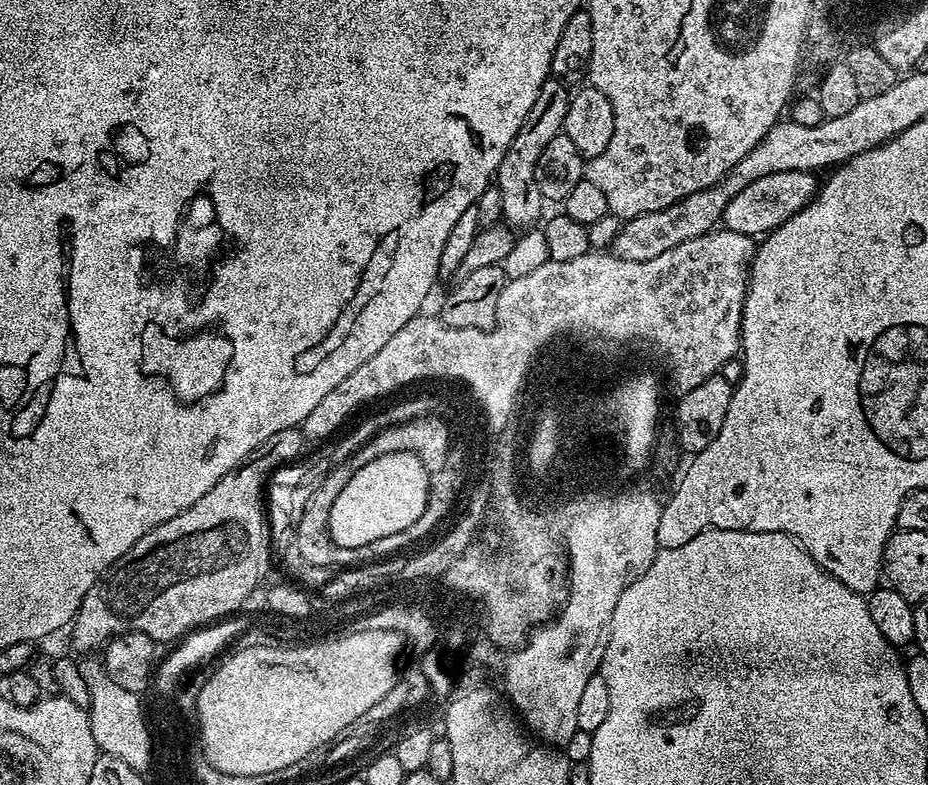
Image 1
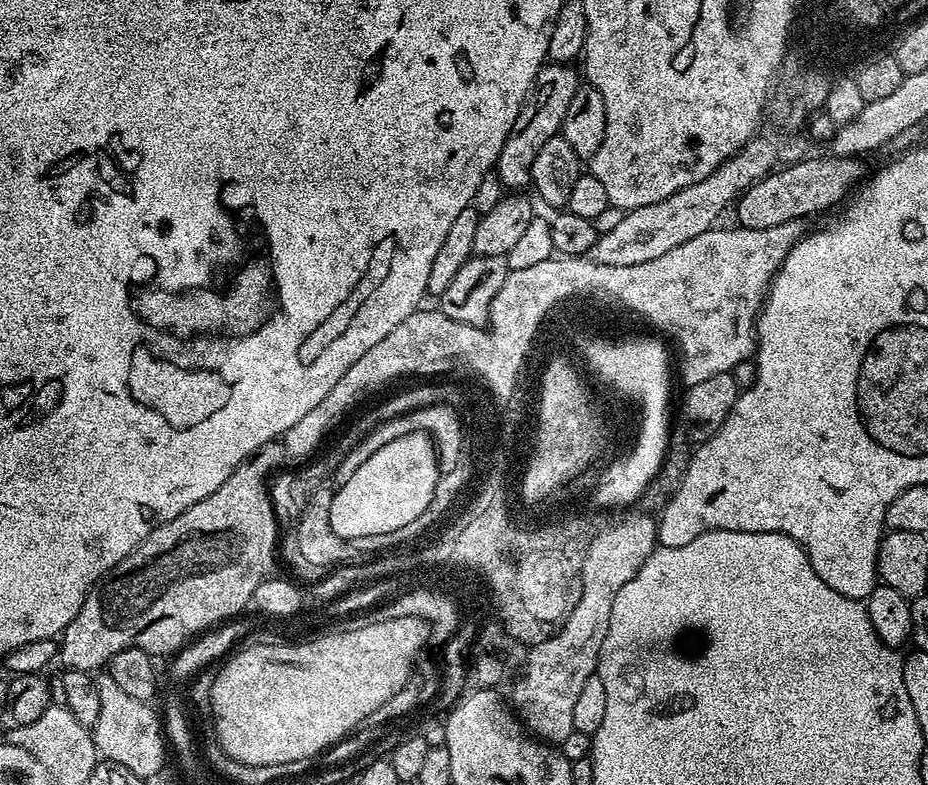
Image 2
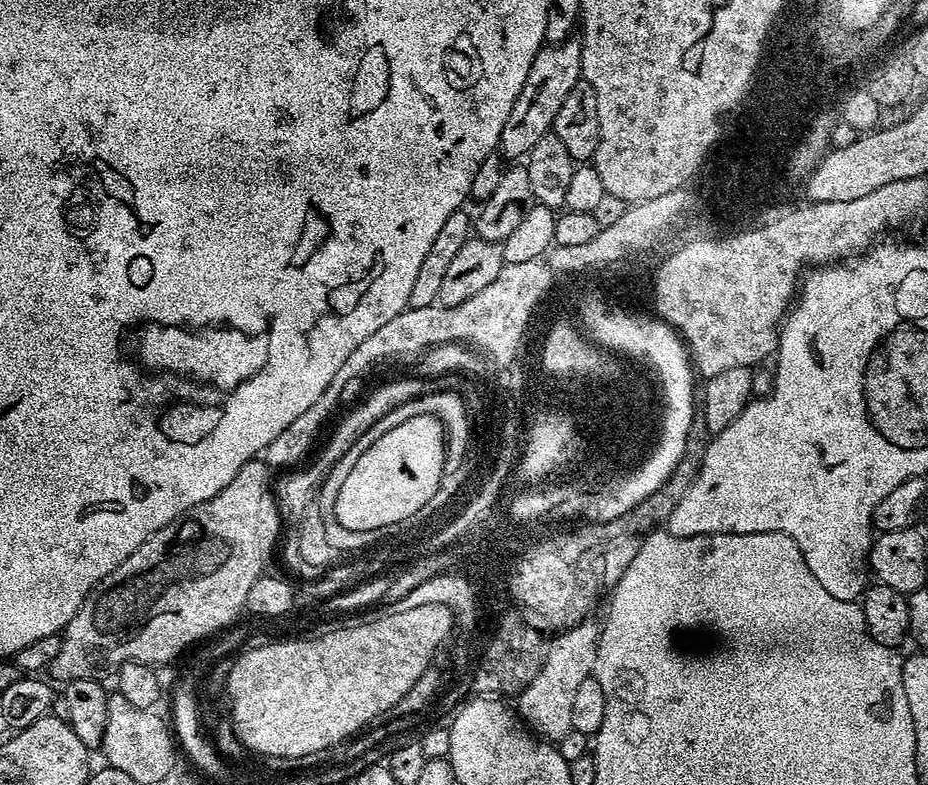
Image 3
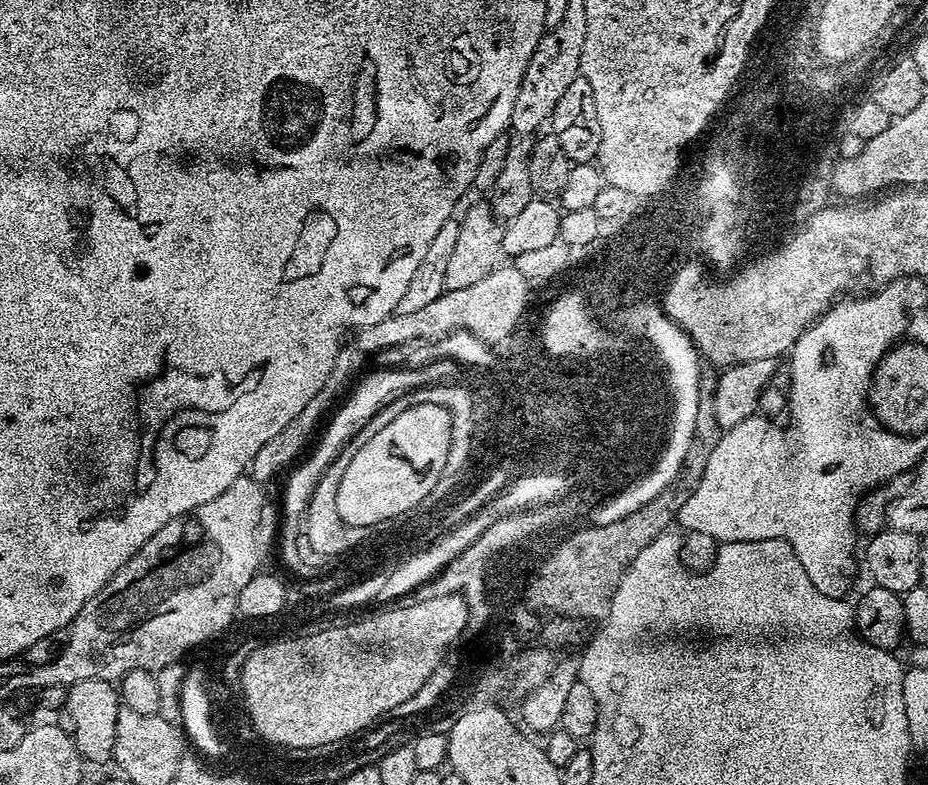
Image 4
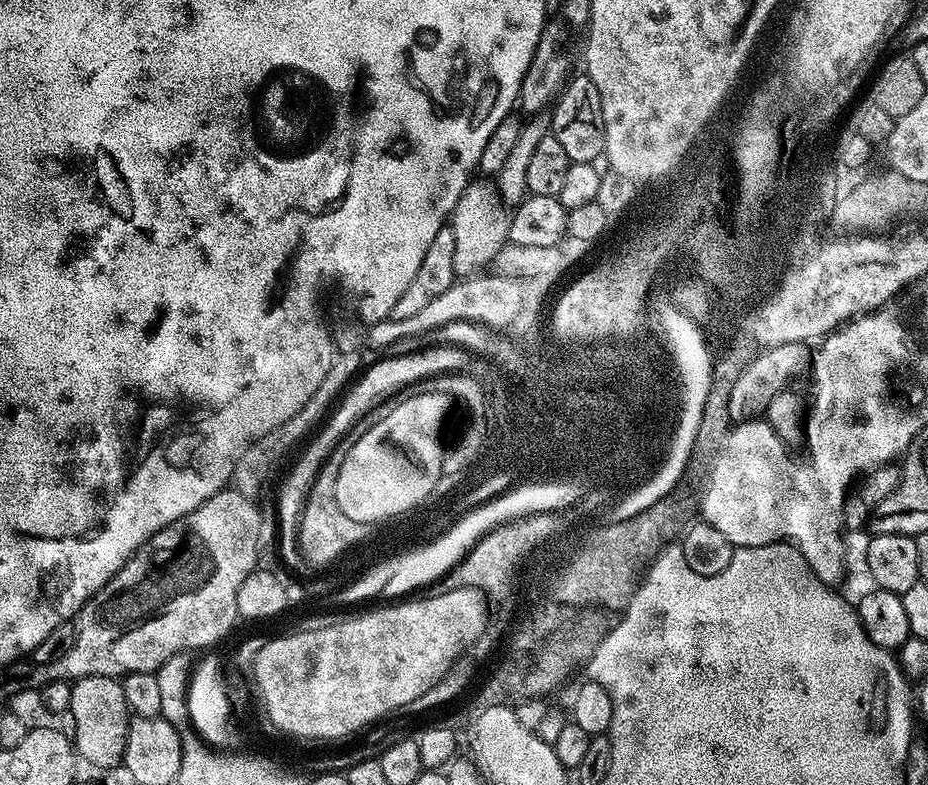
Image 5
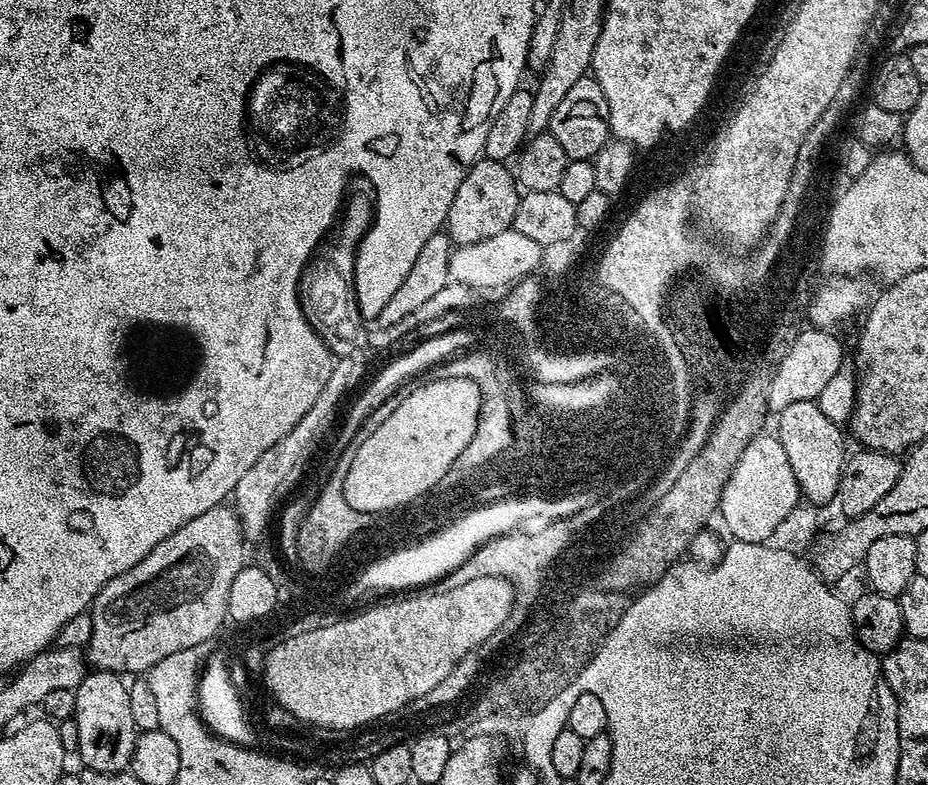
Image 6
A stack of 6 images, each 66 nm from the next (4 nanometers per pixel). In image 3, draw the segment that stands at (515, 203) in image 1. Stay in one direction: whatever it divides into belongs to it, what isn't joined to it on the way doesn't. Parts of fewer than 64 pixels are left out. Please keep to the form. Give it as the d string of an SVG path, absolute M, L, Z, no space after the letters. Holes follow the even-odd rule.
M573 38L564 40L561 44L545 43L538 50L538 54L530 66L530 74L526 74L526 82L522 82L522 90L506 118L504 129L500 135L499 151L505 157L508 155L509 161L516 162L527 157L528 152L534 150L538 138L542 138L547 132L552 131L552 123L554 118L558 118L558 110L562 107L562 102L566 102L570 90L574 90L574 86L582 79L580 45L581 41Z

